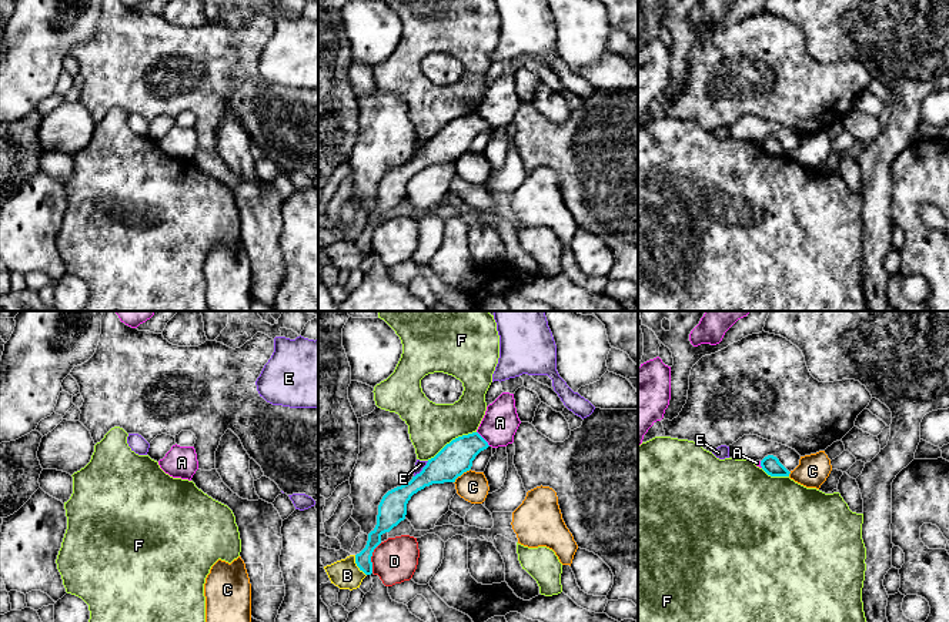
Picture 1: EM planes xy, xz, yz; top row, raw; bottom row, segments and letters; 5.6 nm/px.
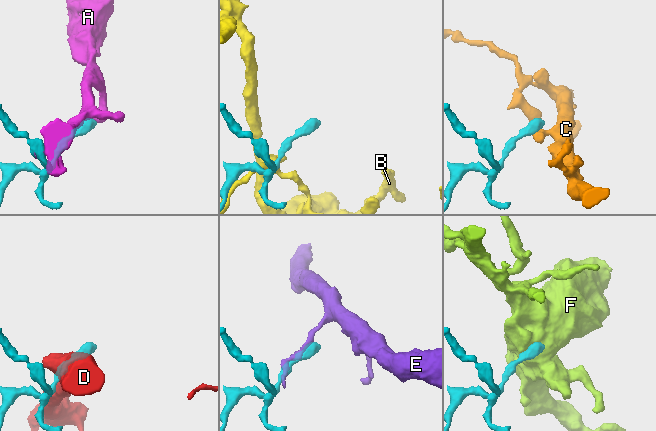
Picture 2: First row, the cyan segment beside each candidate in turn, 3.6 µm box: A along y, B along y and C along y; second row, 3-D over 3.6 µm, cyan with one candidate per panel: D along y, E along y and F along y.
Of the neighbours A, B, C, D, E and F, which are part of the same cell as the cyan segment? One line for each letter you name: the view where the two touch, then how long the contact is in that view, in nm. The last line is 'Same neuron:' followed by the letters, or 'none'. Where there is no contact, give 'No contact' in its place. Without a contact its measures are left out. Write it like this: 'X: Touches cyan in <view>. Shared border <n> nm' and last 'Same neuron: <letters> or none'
Same neuron: none

